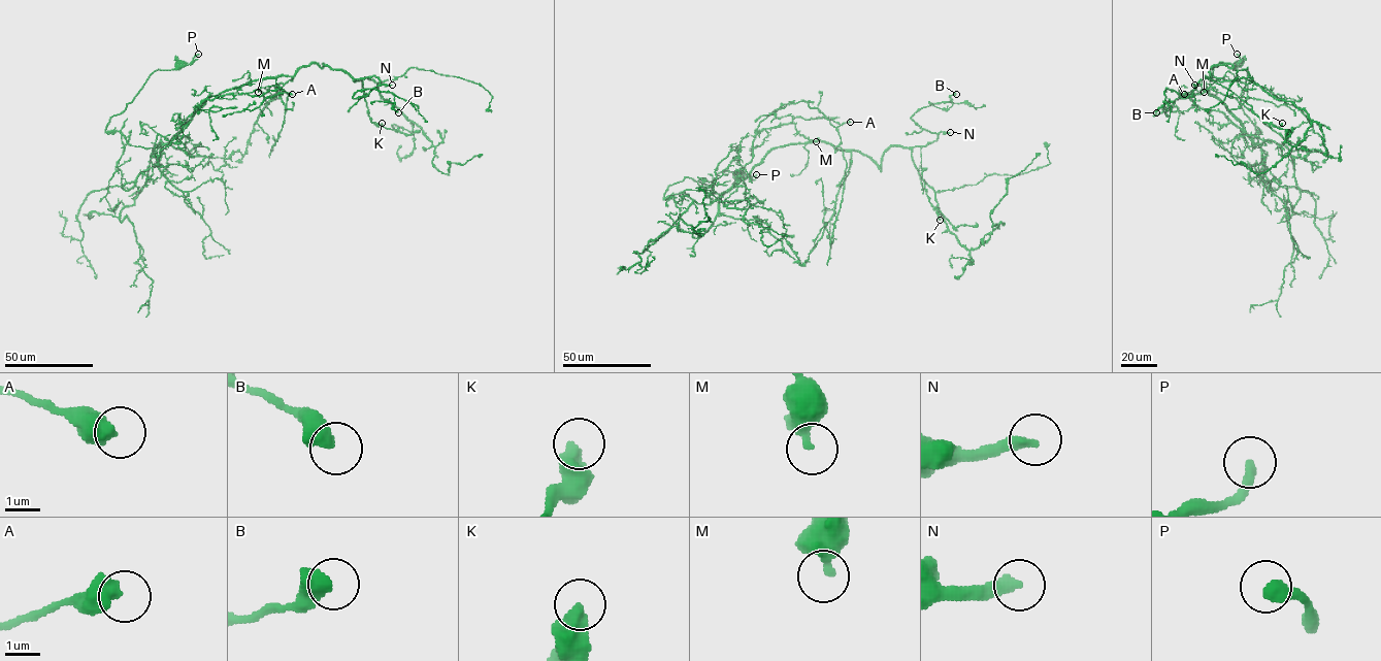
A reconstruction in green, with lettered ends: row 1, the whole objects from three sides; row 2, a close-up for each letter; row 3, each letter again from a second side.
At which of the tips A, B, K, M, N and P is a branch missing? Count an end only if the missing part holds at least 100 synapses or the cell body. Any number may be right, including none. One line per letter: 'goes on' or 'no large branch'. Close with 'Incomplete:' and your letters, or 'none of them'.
A: no large branch
B: no large branch
K: no large branch
M: no large branch
N: goes on
P: no large branch
Incomplete: N

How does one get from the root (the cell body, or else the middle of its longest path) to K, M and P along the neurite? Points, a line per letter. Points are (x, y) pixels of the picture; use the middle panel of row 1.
K: (736, 174), (664, 198), (724, 194), (789, 144), (881, 170), (920, 146), (940, 220)
M: (736, 174), (720, 171), (710, 185), (685, 177), (664, 198), (686, 190), (724, 194), (771, 150), (816, 141)
P: (736, 174), (752, 177), (756, 174)

